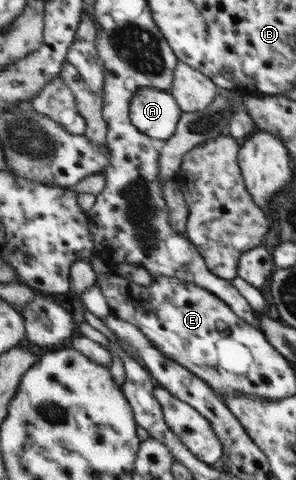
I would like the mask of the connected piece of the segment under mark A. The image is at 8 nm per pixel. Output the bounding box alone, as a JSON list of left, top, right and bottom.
[129,87,183,141]

